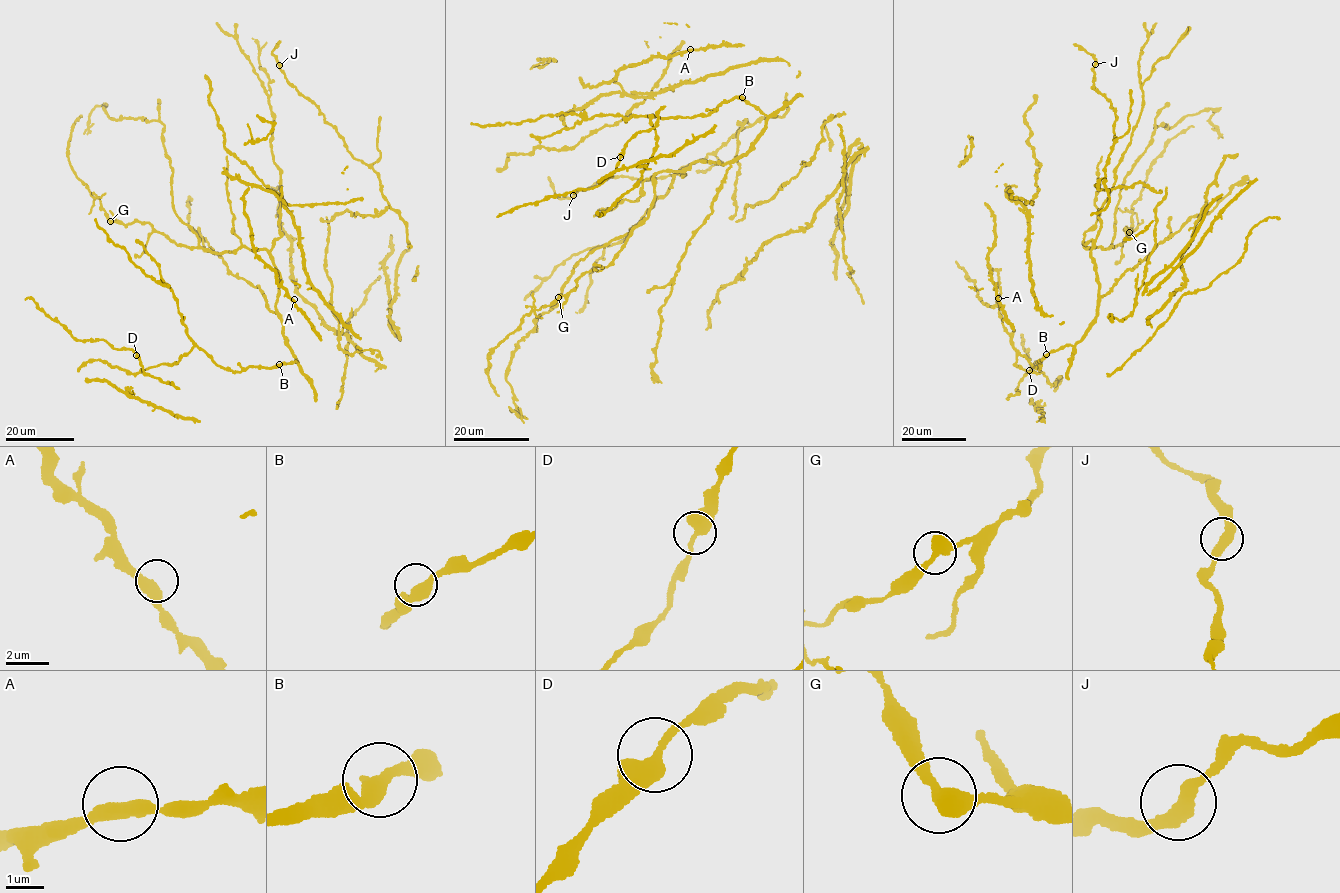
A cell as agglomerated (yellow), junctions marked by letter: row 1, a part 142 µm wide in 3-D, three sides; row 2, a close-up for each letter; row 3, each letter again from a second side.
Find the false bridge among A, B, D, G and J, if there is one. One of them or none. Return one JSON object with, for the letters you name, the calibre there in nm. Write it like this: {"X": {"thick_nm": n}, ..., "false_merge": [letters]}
{"G": {"thick_nm": 460}, "false_merge": ["G"]}

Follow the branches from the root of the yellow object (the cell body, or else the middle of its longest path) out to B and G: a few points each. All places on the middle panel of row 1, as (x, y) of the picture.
B: (680, 174), (684, 175), (684, 170), (696, 161), (719, 161), (722, 164), (748, 152), (767, 120), (742, 97)
G: (680, 174), (655, 174), (649, 215), (617, 257), (558, 297)

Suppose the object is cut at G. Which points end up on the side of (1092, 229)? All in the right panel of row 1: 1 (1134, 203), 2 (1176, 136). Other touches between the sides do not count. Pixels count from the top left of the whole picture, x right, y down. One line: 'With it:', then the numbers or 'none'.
With it: none

